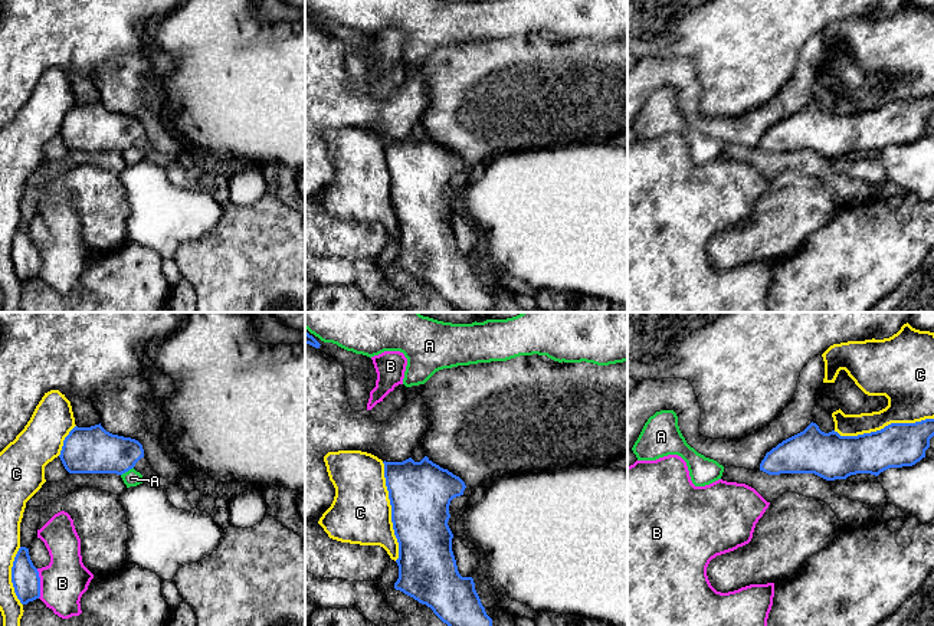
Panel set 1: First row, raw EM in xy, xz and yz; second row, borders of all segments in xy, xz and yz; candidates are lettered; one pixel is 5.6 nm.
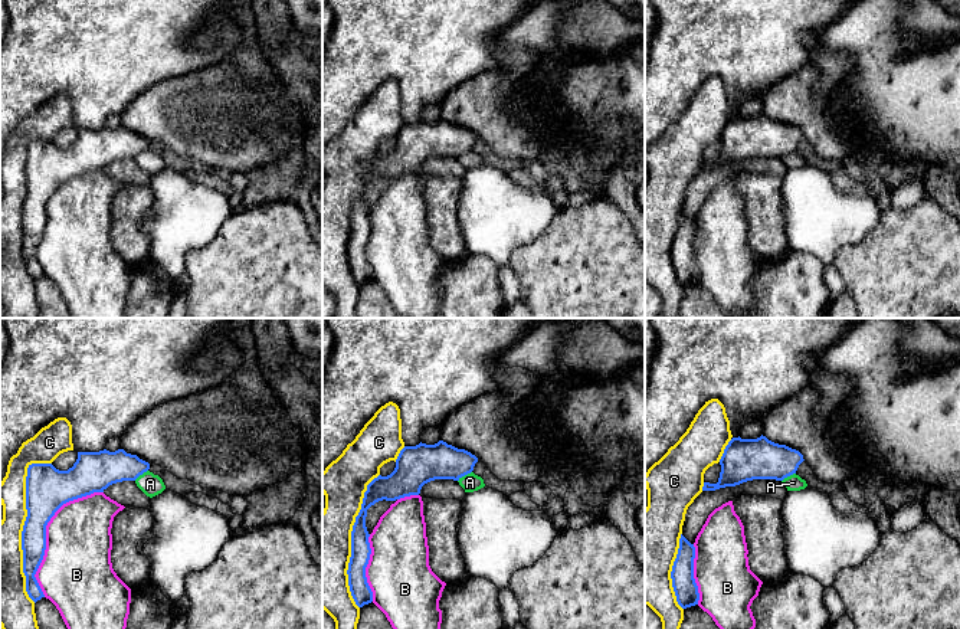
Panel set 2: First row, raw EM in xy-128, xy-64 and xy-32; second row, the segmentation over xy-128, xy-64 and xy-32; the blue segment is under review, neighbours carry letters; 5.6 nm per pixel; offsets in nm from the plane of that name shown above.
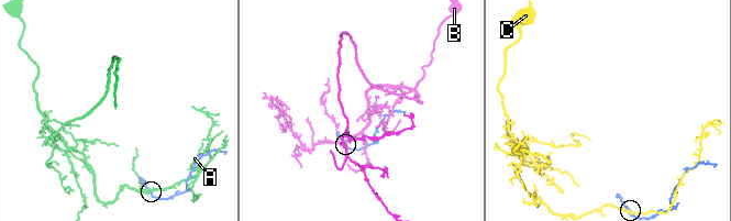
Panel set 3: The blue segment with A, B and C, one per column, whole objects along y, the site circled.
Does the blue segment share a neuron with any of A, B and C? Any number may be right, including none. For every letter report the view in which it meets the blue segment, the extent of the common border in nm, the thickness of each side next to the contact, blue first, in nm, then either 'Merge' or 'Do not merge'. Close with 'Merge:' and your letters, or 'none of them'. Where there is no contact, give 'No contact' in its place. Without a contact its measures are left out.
A: Touches blue in xy. Shared border 90 nm. Thickness 260 nm (blue) against 90 nm. Do not merge
B: Touches blue in xy. Shared border 170 nm. Thickness 160 nm (blue) against 260 nm. Do not merge
C: Touches blue in yz. Shared border 550 nm. Thickness 240 nm (blue) against 260 nm. Do not merge
Merge: none of them

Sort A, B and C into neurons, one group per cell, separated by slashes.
A / B / C

